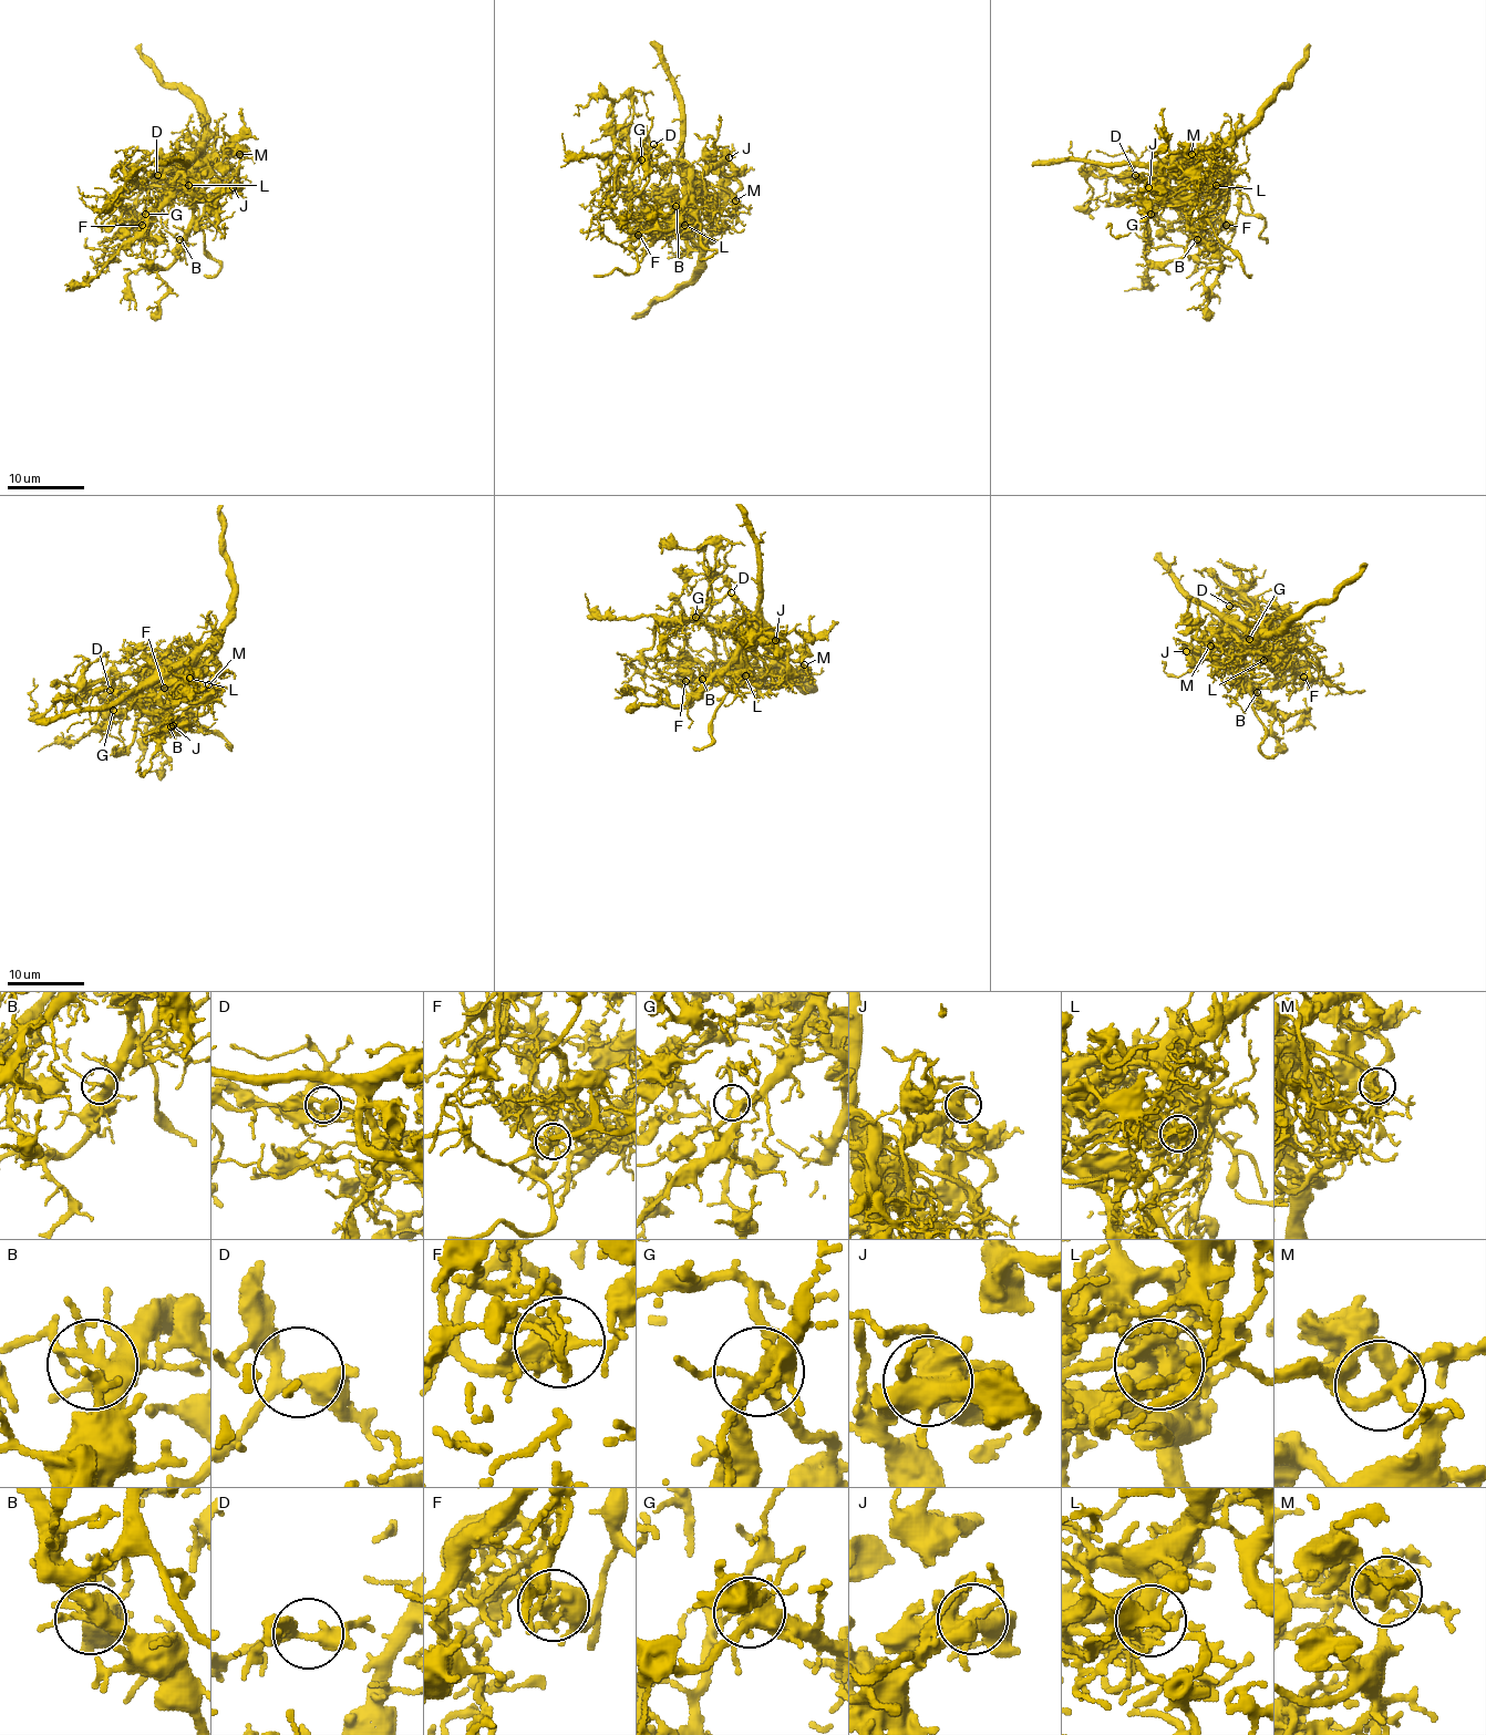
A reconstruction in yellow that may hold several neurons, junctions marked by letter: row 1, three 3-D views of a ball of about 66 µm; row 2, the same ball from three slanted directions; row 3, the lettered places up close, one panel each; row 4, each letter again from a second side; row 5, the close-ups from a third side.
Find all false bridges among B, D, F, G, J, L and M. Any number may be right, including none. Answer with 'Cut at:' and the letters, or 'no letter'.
Cut at: F, L

